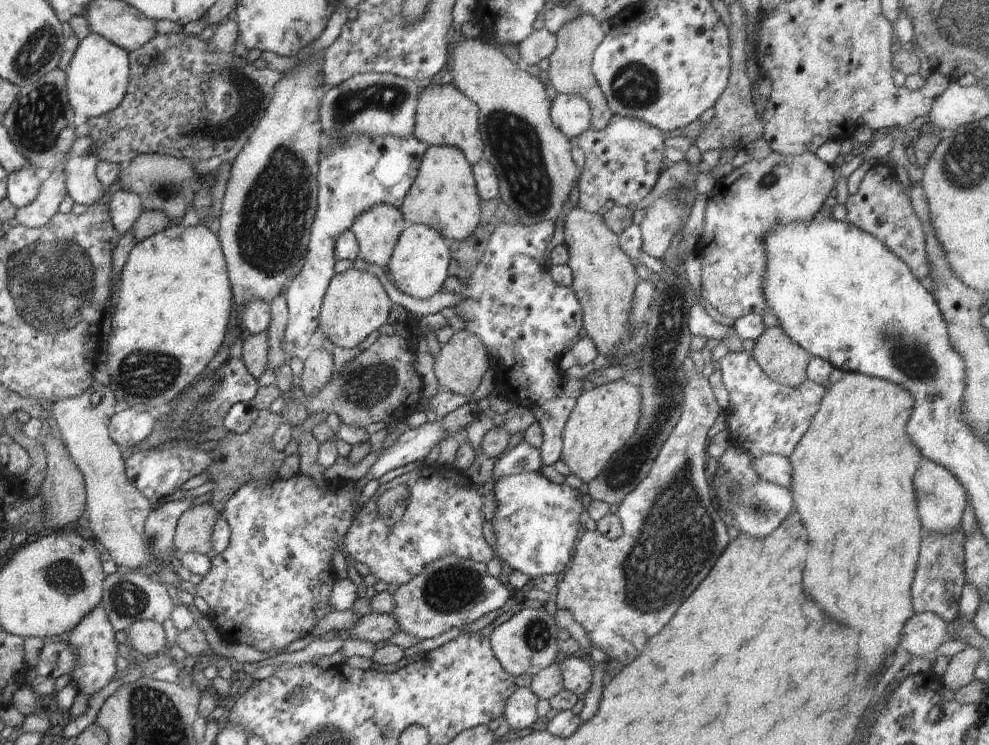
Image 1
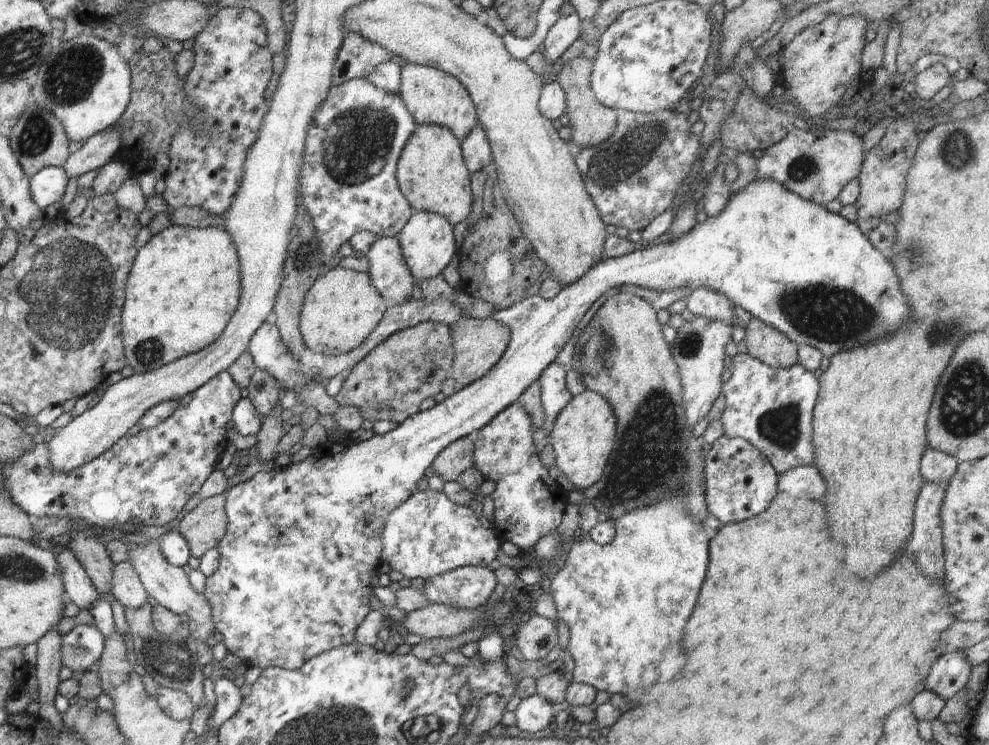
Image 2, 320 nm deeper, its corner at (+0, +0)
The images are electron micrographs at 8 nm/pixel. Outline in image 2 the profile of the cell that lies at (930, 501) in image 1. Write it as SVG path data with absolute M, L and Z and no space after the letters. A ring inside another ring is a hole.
M927 447L922 455L919 469L924 481L940 481L948 484L956 472L958 463L953 456Z

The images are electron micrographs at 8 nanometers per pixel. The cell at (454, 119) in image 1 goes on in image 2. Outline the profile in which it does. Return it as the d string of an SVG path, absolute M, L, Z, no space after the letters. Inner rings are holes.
M406 62L401 67L401 85L398 94L418 125L445 126L459 141L478 123L475 104L464 85L454 76L432 66Z

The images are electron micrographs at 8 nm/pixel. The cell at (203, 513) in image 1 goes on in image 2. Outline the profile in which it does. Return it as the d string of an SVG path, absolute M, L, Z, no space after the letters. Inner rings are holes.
M225 496L206 497L180 520L178 532L186 539L191 556L202 558L210 549L218 548L218 543L227 531L227 516L225 513Z

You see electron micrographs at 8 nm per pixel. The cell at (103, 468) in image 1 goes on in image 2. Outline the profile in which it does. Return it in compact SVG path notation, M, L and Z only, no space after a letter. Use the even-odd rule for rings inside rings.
M152 539L152 542L147 546L138 546L132 544L132 553L130 562L139 574L143 587L150 596L150 600L158 605L162 605L165 609L171 610L174 614L177 614L180 618L182 614L188 616L189 620L195 622L198 626L198 630L192 632L190 636L192 638L201 640L202 643L206 643L206 640L214 635L216 632L211 615L211 608L207 598L202 594L196 592L196 590L190 585L188 576L184 573L182 567L171 565L160 552L159 544L156 539Z

